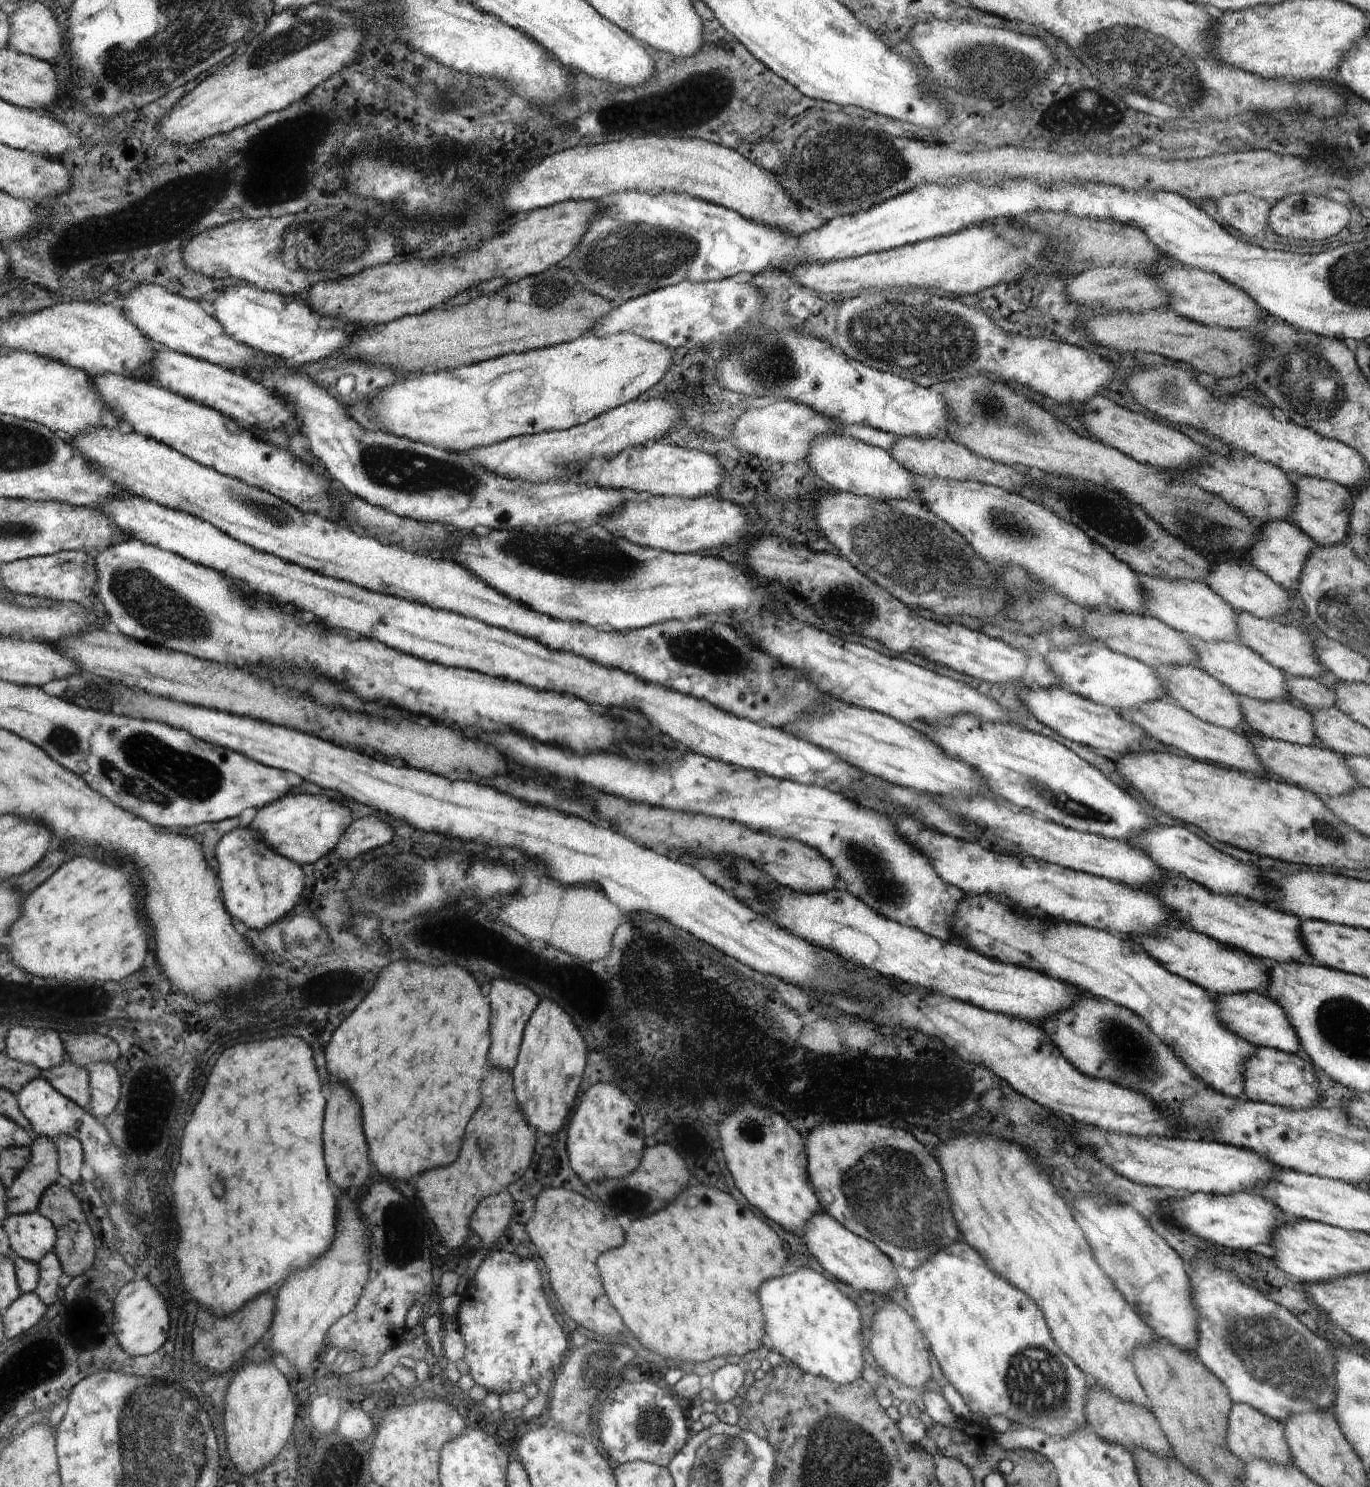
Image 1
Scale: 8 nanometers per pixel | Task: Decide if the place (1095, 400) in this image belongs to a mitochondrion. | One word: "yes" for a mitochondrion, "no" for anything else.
no

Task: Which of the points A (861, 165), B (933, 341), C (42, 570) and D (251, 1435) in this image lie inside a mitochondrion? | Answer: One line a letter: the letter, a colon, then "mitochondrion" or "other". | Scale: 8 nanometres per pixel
A: mitochondrion
B: mitochondrion
C: other
D: other

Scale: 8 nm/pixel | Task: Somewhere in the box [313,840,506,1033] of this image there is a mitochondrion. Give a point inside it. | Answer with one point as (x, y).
(387, 886)

